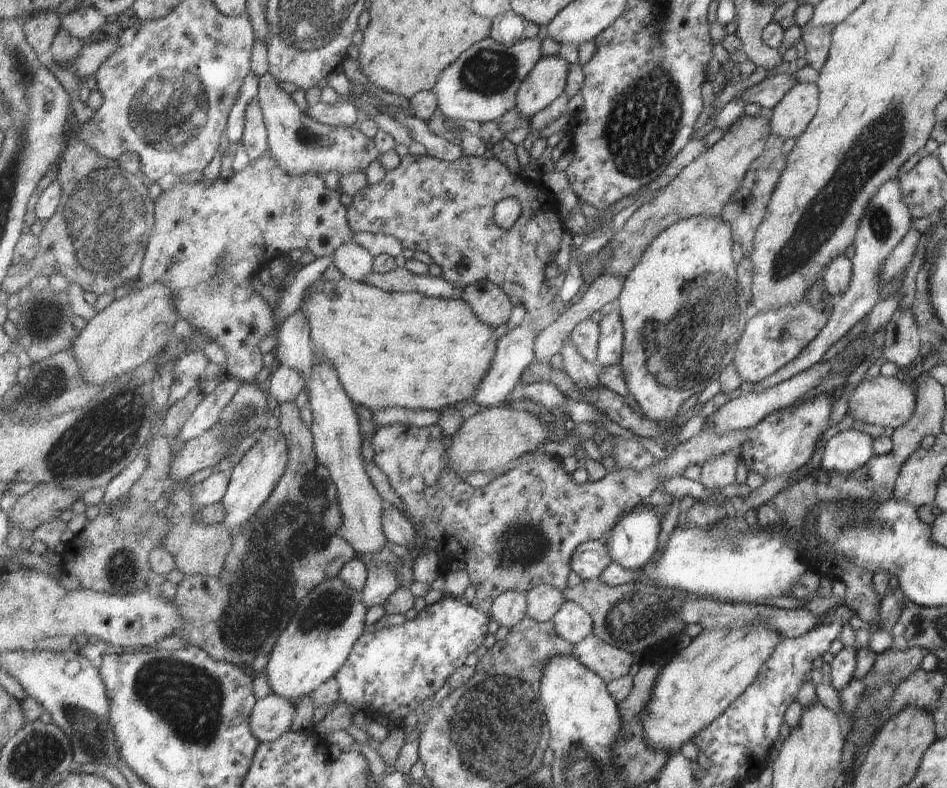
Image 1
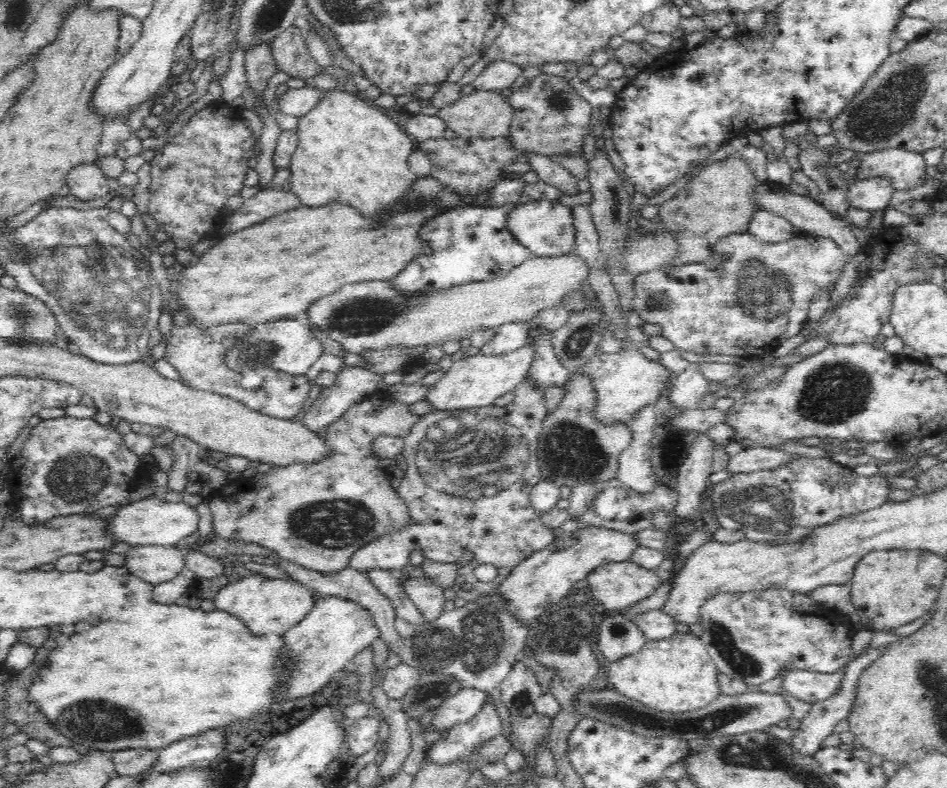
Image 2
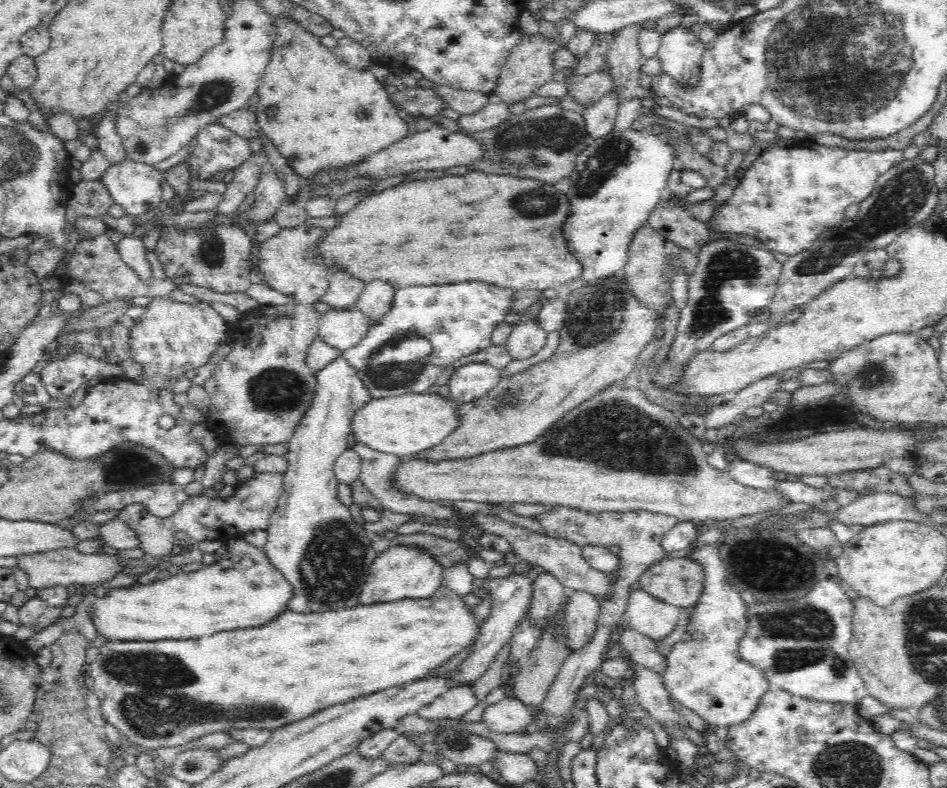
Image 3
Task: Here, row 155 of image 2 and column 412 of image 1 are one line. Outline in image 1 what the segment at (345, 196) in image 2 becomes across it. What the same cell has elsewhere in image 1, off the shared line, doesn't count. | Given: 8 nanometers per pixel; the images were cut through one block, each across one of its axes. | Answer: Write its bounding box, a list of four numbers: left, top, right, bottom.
[301,277,498,413]

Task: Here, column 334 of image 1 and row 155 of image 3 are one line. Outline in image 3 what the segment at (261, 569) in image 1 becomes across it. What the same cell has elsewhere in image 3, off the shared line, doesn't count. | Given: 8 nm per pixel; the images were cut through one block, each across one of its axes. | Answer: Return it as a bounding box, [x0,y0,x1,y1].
[434,105,592,185]

